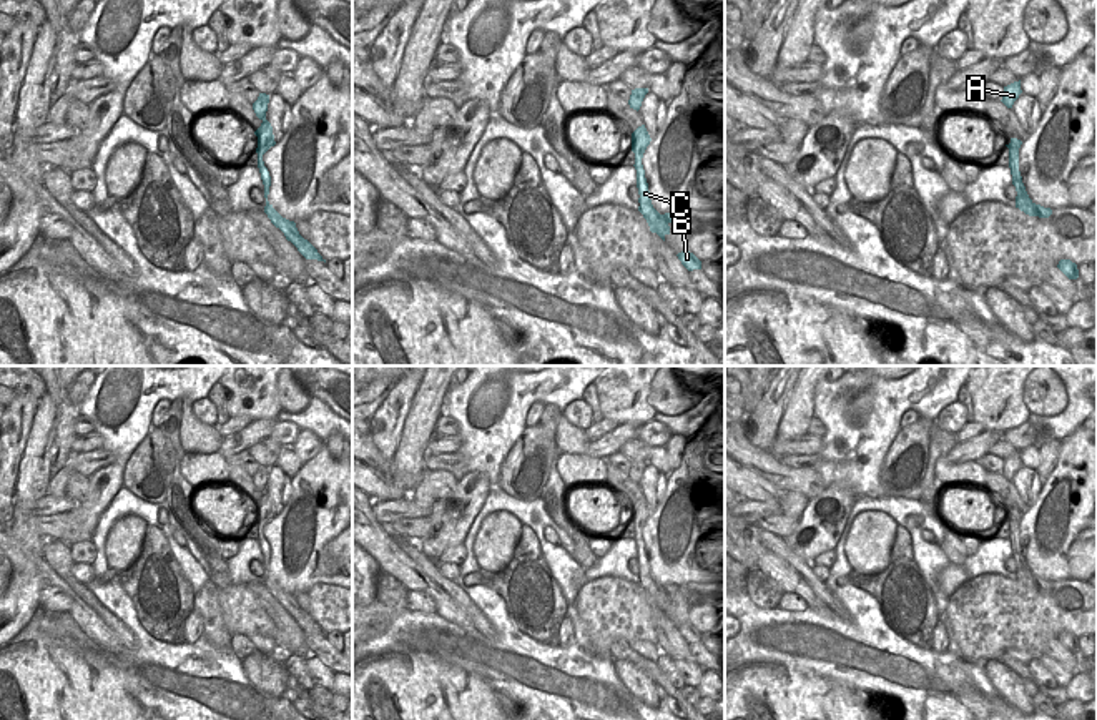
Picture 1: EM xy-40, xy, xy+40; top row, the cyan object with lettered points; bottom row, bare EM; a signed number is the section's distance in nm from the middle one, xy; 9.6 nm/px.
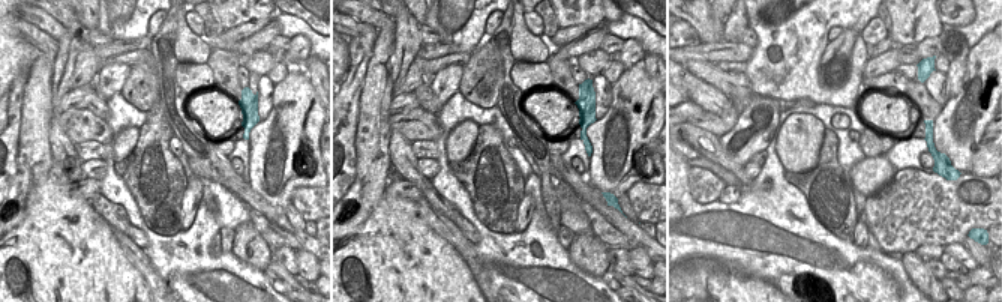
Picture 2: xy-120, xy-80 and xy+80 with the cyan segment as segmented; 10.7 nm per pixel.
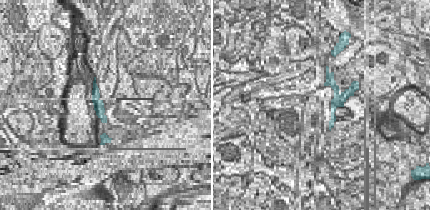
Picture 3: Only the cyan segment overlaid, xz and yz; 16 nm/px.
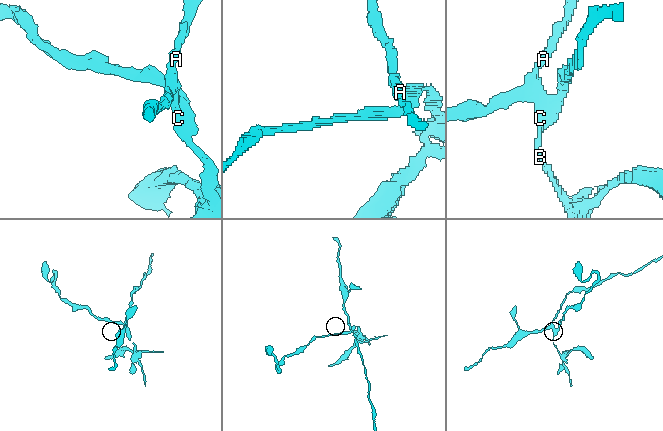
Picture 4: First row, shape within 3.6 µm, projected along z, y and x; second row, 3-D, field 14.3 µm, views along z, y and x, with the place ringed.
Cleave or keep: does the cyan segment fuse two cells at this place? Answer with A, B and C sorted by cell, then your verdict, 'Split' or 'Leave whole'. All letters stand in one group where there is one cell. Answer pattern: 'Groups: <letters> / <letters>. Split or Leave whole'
Groups: A / B C. Split

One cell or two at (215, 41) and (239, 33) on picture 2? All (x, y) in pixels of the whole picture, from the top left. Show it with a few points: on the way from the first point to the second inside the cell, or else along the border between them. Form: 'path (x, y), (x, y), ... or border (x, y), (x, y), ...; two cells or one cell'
border (224, 30), (231, 38), (240, 41); two cells

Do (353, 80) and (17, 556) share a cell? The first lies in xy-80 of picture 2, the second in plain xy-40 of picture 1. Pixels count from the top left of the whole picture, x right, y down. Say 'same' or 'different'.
different

